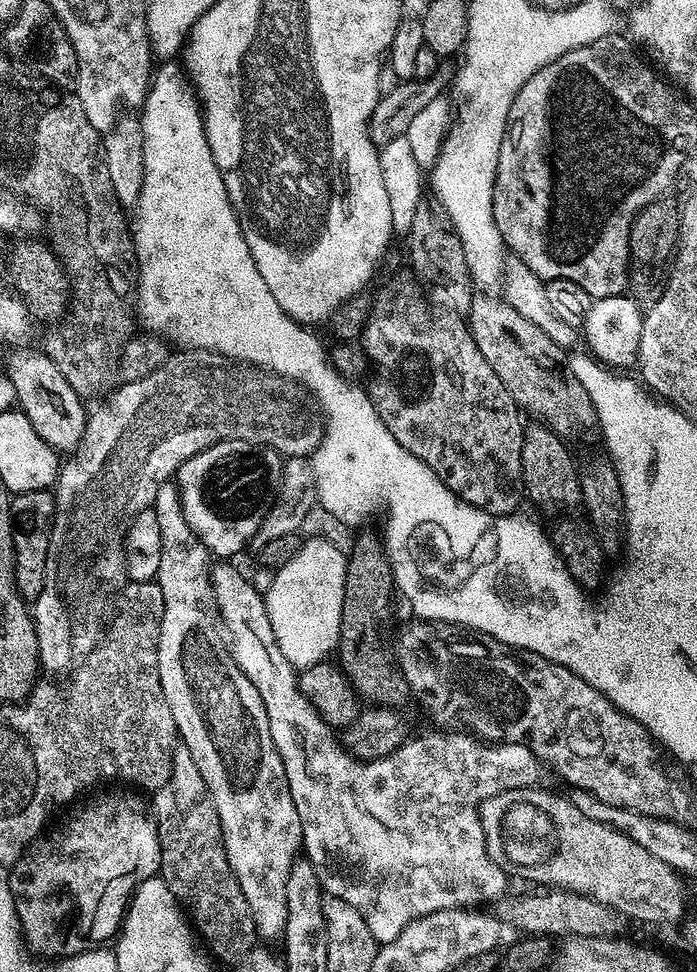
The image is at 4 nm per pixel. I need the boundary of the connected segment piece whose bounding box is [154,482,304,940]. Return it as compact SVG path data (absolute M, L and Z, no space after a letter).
M169 482L160 487L154 511L158 518L158 530L162 534L162 562L158 562L155 579L162 590L165 603L161 638L158 642L158 674L162 678L162 690L172 711L179 739L183 747L190 750L206 782L208 793L212 796L224 835L224 849L248 903L248 911L256 923L256 931L263 939L264 936L268 940L275 936L280 938L285 935L288 921L288 878L292 874L294 861L297 859L296 852L298 856L304 838L302 822L290 794L282 758L270 734L266 706L258 690L254 690L250 678L246 678L246 674L242 674L242 670L234 662L213 613L204 609L204 603L209 603L210 600L210 578L208 565L206 566L210 553L186 522L186 514L175 483Z

